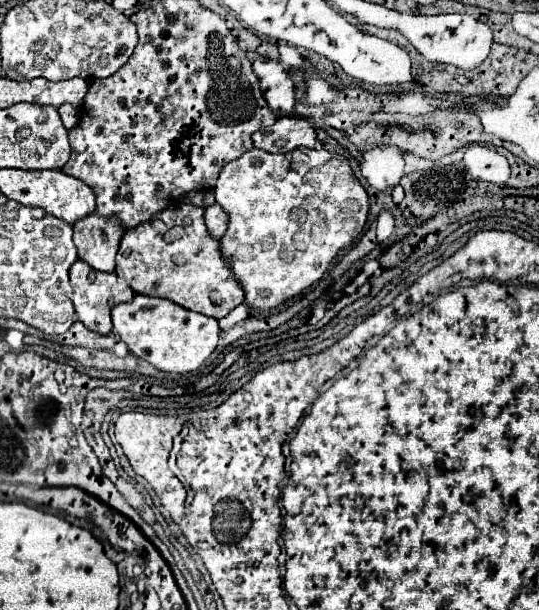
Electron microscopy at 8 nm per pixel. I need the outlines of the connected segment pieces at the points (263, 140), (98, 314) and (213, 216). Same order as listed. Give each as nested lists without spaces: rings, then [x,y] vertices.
[[[284,115],[270,129],[256,131],[252,139],[254,147],[264,149],[268,153],[288,153],[298,147],[312,149],[316,143],[316,131],[308,121]]]
[[[76,261],[70,267],[70,285],[72,285],[72,303],[74,303],[78,319],[84,323],[86,329],[100,333],[100,335],[112,333],[112,321],[110,321],[112,307],[118,303],[128,303],[134,297],[130,287],[126,283],[122,283],[116,273],[94,271],[84,261]]]
[[[216,203],[208,209],[204,209],[204,221],[206,221],[206,227],[212,235],[212,239],[220,239],[226,231],[226,213],[222,211],[222,207]]]

